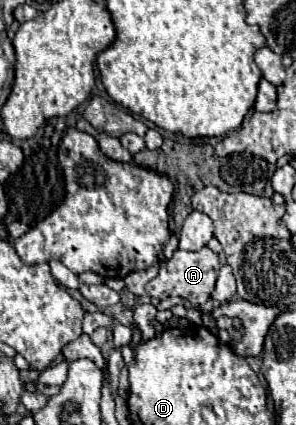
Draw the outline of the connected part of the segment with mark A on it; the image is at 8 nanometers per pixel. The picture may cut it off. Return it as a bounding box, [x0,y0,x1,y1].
[145,247,221,307]

